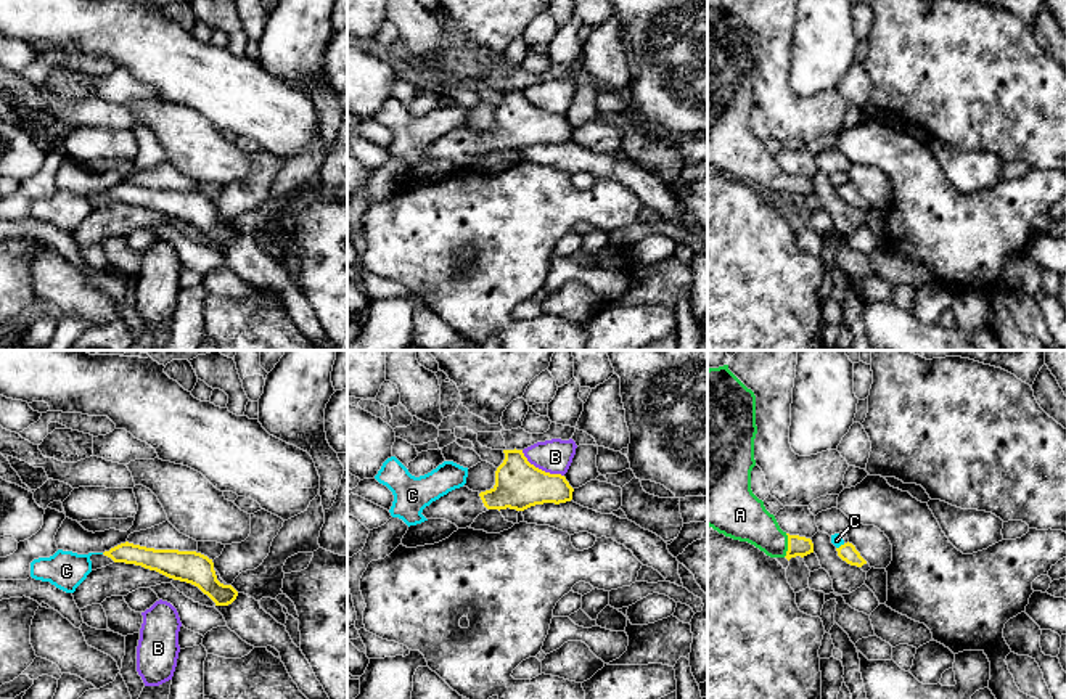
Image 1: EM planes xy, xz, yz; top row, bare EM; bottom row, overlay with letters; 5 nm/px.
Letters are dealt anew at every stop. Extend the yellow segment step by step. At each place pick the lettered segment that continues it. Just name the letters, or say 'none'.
A

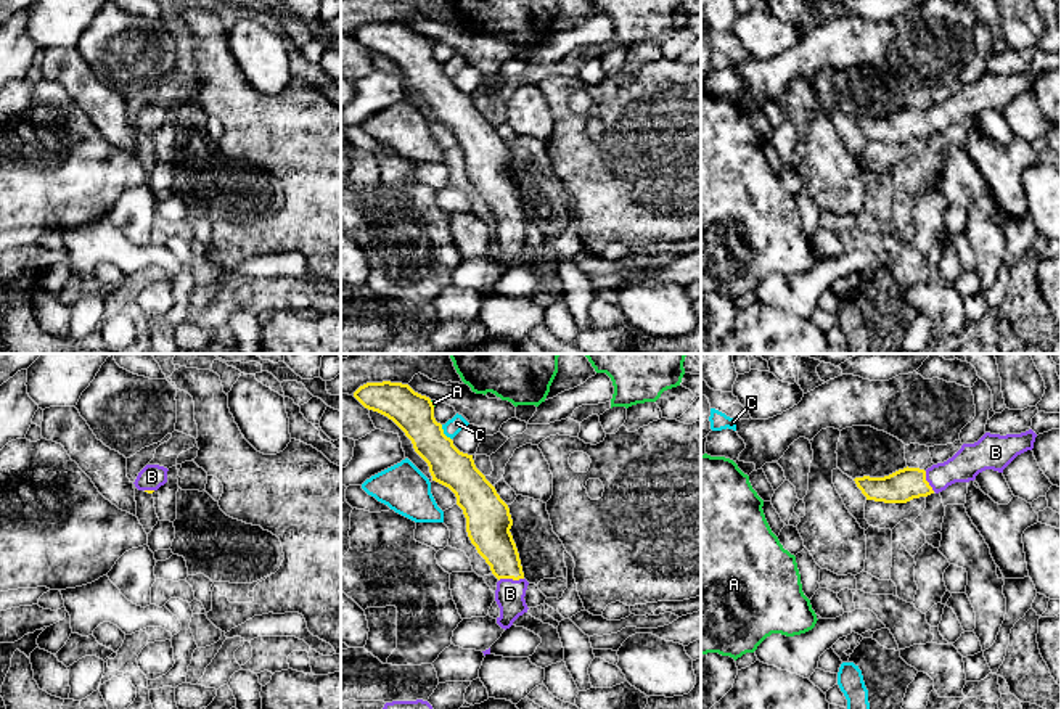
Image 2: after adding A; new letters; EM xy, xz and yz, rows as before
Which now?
B

